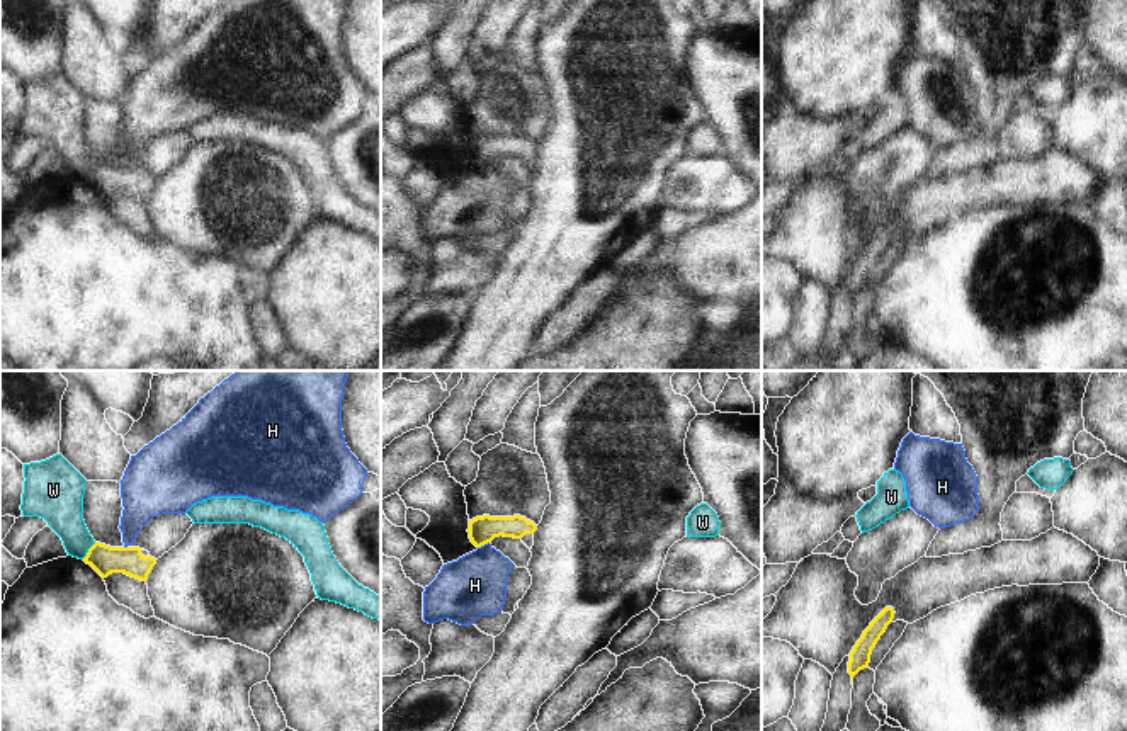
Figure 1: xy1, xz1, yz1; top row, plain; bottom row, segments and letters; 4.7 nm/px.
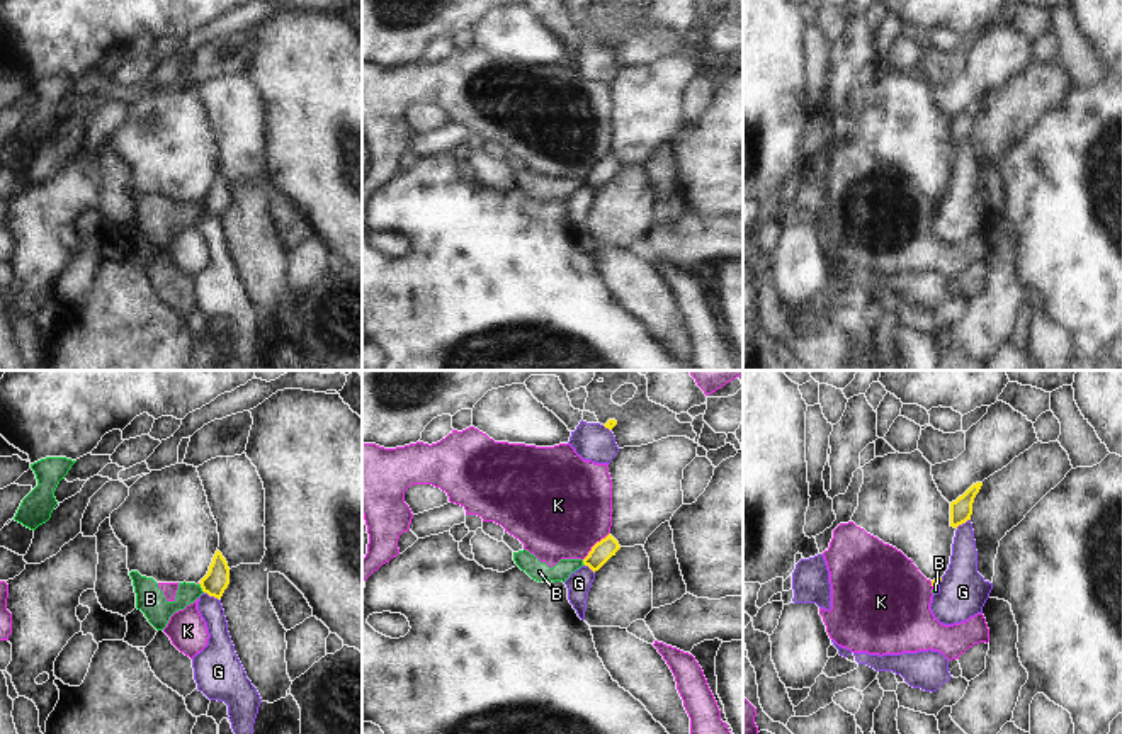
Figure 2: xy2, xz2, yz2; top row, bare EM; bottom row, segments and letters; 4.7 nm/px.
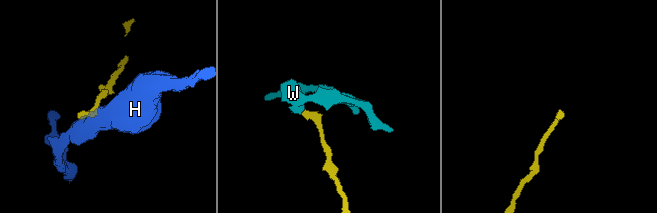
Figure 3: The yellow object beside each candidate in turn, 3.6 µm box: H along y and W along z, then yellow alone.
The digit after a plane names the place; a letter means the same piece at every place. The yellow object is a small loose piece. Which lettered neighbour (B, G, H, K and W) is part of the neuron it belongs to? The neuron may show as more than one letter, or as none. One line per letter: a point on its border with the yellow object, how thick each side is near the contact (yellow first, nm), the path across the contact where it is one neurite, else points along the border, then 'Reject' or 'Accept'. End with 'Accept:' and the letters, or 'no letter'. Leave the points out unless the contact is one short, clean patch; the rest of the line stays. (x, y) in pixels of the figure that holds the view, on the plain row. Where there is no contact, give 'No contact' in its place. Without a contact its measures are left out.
B: Touches yellow at xy2 (201, 206). Thickness 120 nm (yellow) against 140 nm. Boundary: xy2 (199, 203), (204, 211). Reject
G: Touches yellow at xy2 (211, 214). Thickness 120 nm (yellow) against 120 nm. Reject
H: Touches yellow at xz1 (483, 164). Thickness 130 nm (yellow) against 300 nm. Boundary: xz1 (488, 160), (478, 167). Reject
K: Touches yellow at xz2 (594, 165). Thickness 100 nm (yellow) against 480 nm. Reject
W: Touches yellow at xy1 (89, 170). Thickness 140 nm (yellow) against 200 nm. Boundary: xy1 (96, 162), (82, 177). Reject
Accept: no letter

